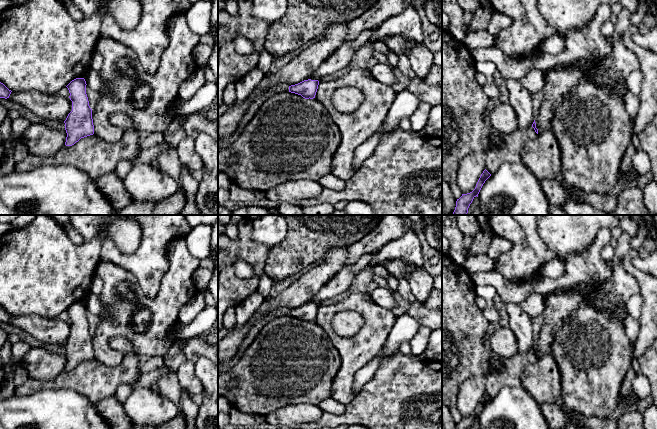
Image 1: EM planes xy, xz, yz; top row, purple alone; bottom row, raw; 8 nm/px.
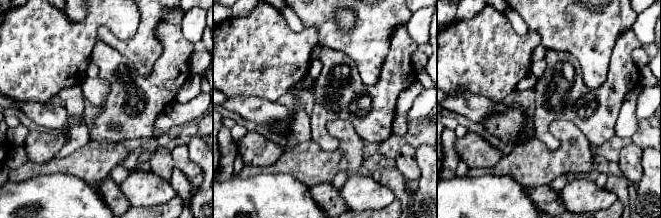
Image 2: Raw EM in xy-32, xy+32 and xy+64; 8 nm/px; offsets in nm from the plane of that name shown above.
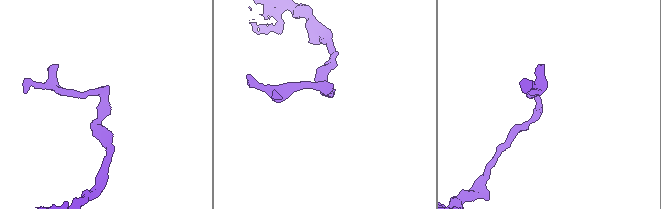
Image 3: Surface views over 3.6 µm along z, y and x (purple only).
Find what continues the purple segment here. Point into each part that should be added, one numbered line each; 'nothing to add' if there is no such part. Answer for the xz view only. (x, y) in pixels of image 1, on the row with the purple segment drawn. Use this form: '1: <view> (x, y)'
nothing to add

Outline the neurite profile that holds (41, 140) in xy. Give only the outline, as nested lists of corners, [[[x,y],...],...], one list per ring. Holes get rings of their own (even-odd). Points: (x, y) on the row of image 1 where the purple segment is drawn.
[[[32,123],[22,139],[26,142],[29,154],[50,157],[65,146],[66,130],[55,130],[40,123]]]

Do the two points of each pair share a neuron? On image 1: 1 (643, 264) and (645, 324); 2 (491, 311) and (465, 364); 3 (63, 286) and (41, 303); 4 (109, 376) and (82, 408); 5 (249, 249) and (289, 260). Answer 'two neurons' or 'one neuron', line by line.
1: two neurons
2: two neurons
3: one neuron
4: two neurons
5: two neurons

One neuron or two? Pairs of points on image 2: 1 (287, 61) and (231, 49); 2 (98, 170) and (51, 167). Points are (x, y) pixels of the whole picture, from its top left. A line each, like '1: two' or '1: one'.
1: one
2: one

